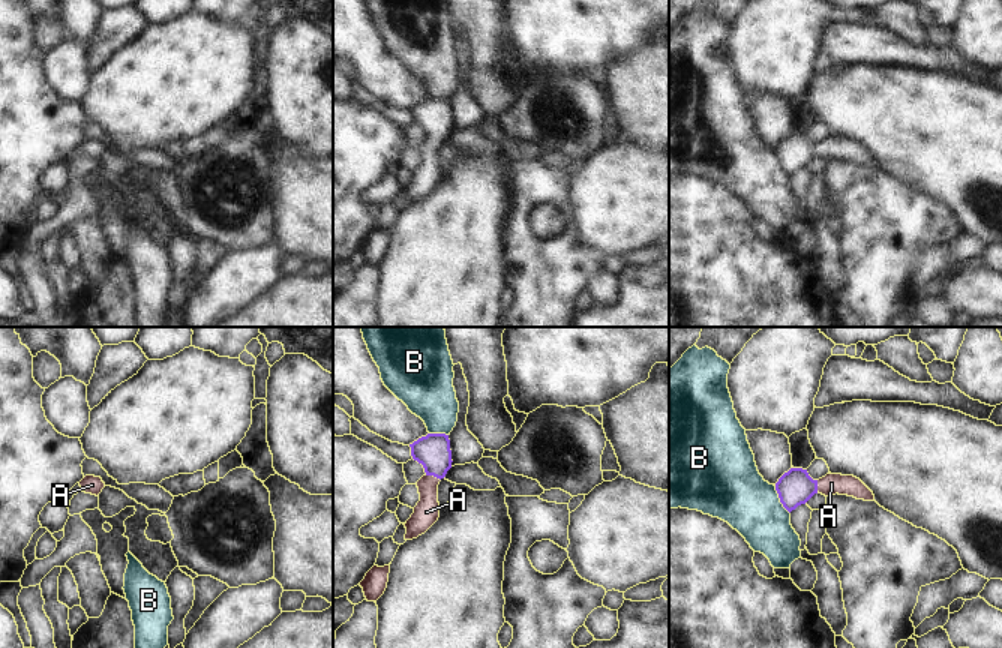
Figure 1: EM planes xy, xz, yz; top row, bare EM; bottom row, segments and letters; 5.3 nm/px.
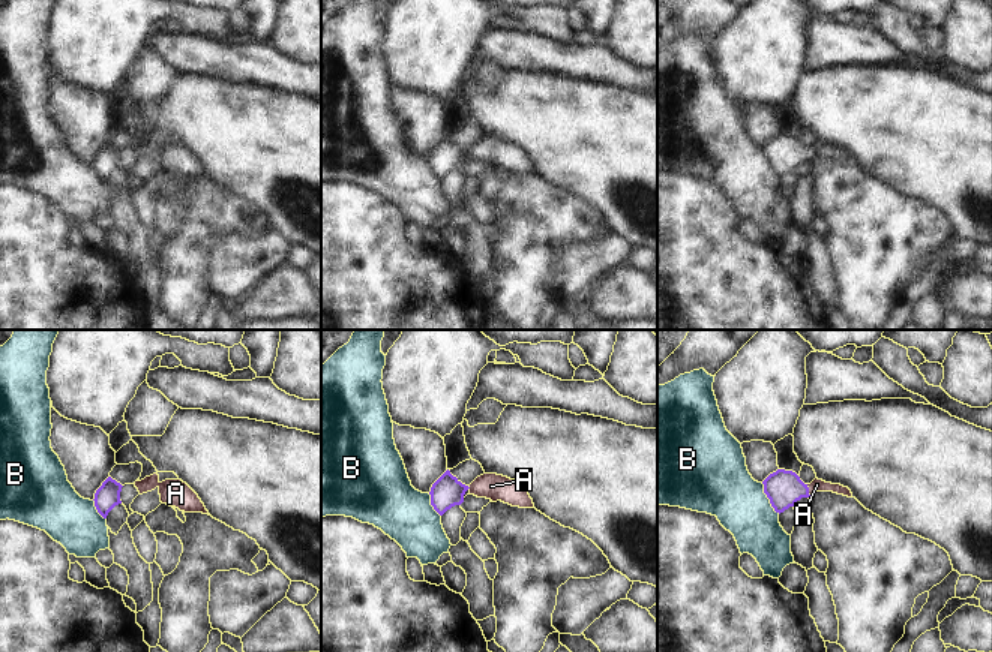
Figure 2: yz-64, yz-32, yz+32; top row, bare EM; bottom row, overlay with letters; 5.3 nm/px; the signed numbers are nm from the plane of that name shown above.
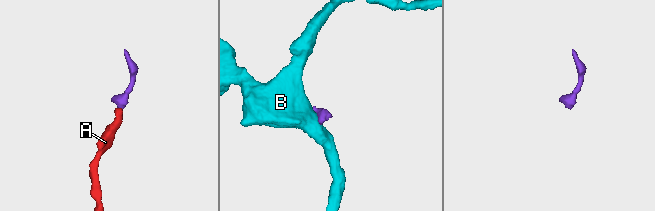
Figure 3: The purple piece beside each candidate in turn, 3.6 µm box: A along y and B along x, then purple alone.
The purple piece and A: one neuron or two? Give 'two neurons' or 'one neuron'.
one neuron

